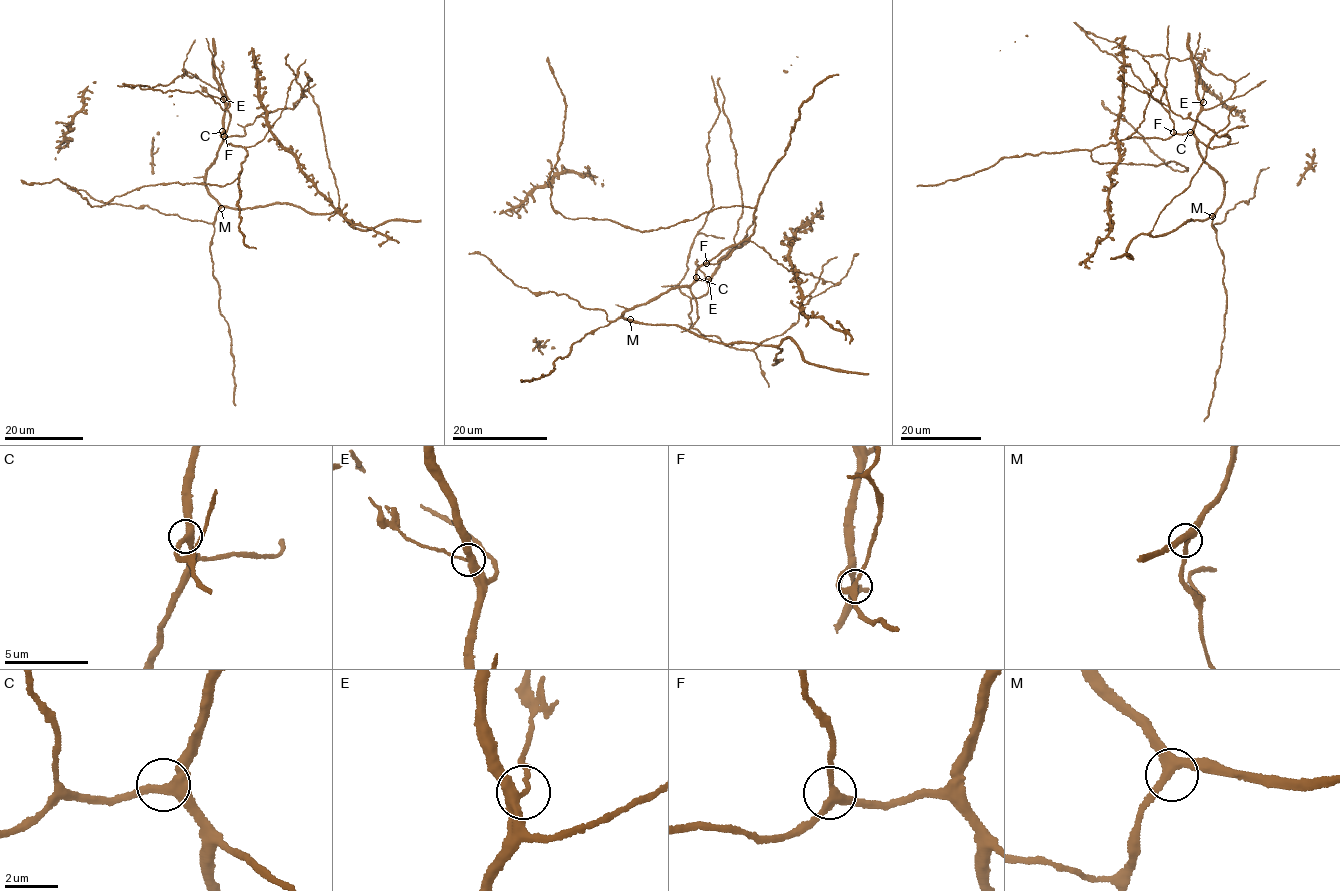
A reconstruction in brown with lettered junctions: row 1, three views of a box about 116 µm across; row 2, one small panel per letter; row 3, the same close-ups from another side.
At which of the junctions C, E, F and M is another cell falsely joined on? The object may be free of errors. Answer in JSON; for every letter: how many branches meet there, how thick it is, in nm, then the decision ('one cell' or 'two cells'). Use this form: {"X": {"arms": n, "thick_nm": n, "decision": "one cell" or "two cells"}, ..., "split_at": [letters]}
{"C": {"arms": 3, "thick_nm": 320, "decision": "one cell"}, "E": {"arms": 3, "thick_nm": 320, "decision": "two cells"}, "F": {"arms": 3, "thick_nm": 280, "decision": "one cell"}, "M": {"arms": 3, "thick_nm": 340, "decision": "one cell"}, "split_at": ["E"]}

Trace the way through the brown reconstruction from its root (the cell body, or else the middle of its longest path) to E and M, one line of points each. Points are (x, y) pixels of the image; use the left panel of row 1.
E: (223, 134), (223, 99)
M: (223, 134), (223, 143), (206, 179), (206, 188), (221, 208)

